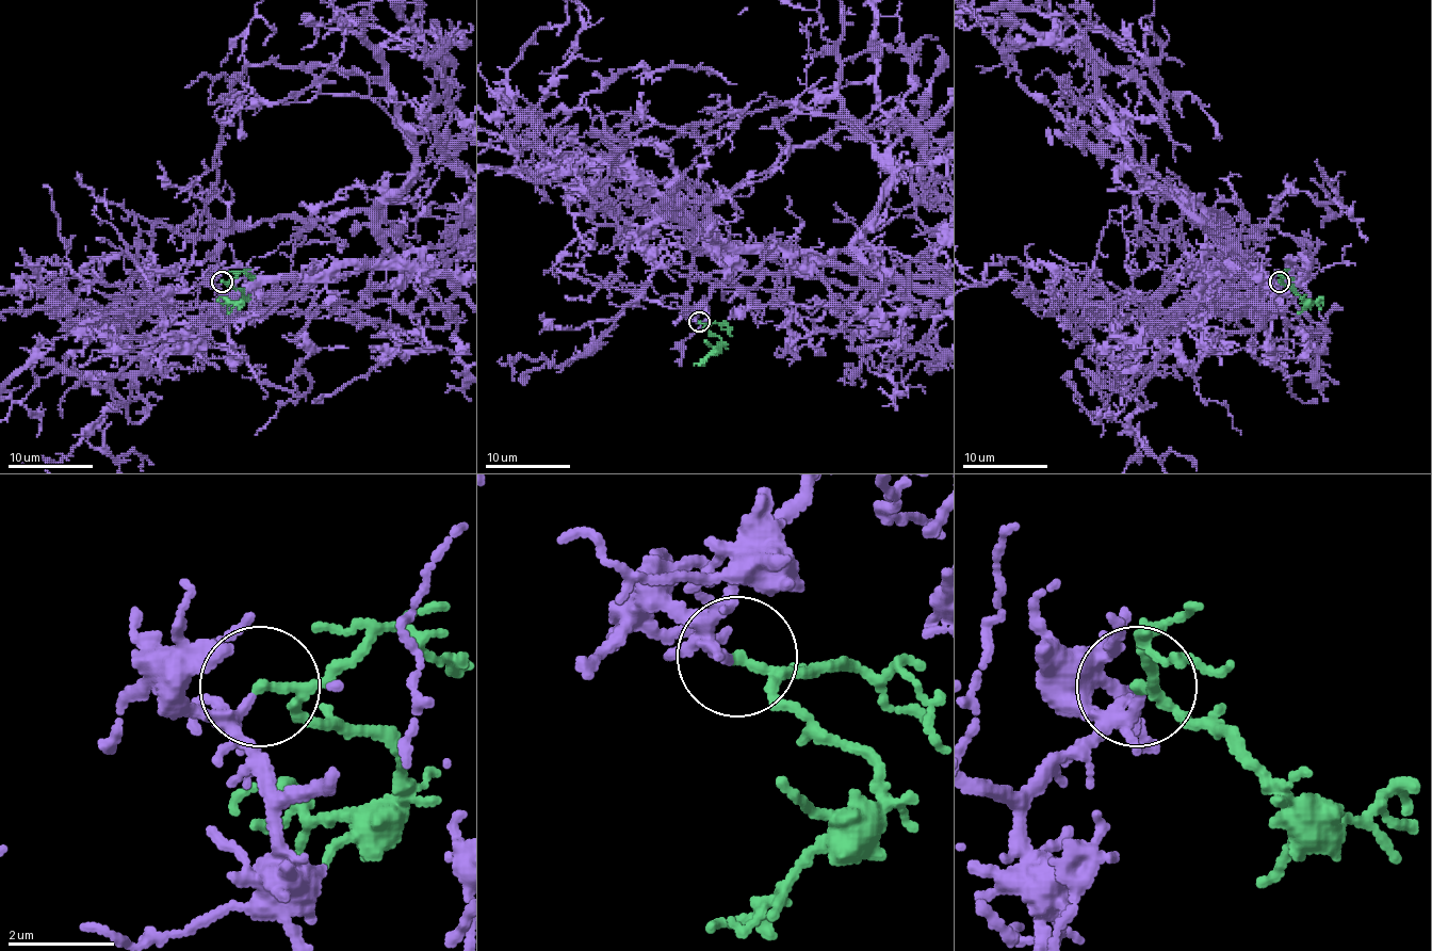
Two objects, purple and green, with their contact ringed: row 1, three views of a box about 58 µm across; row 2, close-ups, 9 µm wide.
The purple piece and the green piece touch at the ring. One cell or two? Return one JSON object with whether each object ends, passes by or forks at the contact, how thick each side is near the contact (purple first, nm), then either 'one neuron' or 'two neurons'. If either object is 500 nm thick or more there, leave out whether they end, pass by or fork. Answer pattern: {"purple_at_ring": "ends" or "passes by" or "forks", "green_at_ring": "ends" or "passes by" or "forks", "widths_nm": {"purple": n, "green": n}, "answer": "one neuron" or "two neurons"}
{"purple_at_ring": "forks", "green_at_ring": "passes by", "widths_nm": {"purple": 140, "green": 140}, "answer": "one neuron"}

